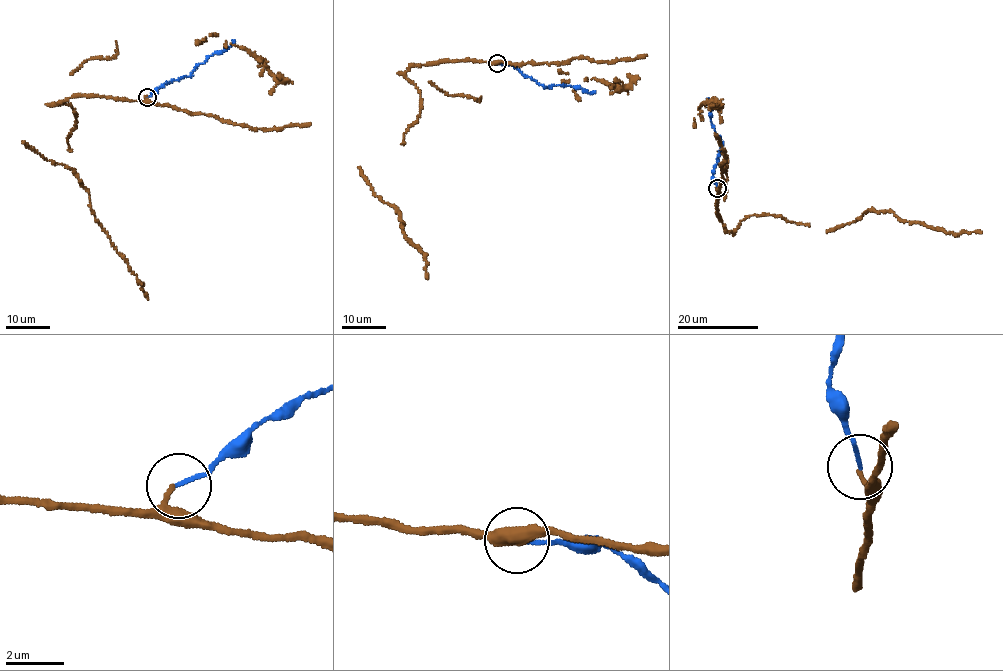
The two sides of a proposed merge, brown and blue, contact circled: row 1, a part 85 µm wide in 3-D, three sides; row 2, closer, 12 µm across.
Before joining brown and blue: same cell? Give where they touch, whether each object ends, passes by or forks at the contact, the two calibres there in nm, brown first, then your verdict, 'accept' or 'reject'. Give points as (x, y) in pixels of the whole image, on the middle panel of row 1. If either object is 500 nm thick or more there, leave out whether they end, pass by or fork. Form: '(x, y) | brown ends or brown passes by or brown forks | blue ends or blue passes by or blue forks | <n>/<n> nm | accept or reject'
(497, 63) | brown ends | blue ends | 150/130 nm | accept

